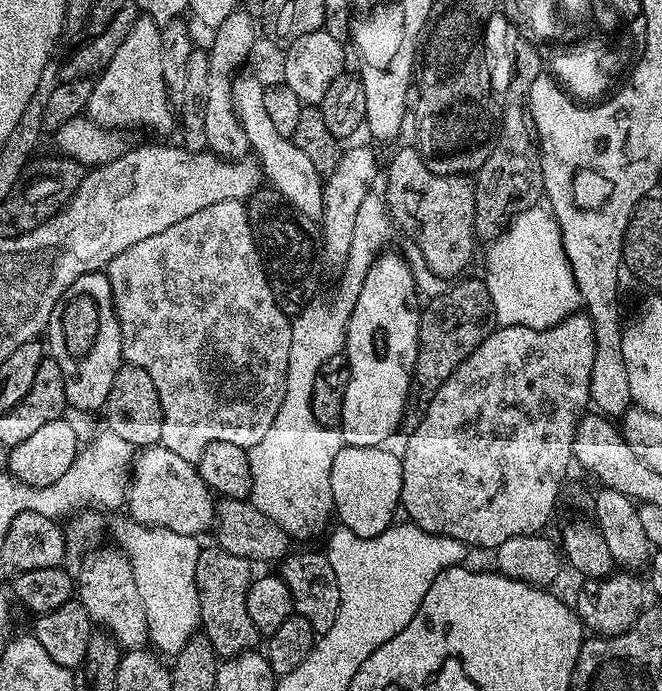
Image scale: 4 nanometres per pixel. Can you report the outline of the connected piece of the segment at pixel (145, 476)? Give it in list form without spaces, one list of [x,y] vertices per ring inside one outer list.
[[[163,446],[145,448],[135,457],[131,470],[131,480],[128,486],[126,503],[127,515],[138,524],[146,524],[149,528],[169,528],[174,534],[186,534],[199,537],[213,527],[216,518],[216,500],[211,488],[205,484],[200,473],[196,471],[193,461],[174,454],[174,450]]]

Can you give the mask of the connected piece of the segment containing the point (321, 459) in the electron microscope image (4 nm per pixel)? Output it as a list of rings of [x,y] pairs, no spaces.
[[[376,192],[369,193],[358,210],[358,216],[354,222],[354,233],[350,242],[350,252],[341,267],[342,274],[328,304],[313,302],[305,305],[299,315],[293,317],[289,361],[286,370],[286,386],[284,387],[283,400],[279,406],[278,415],[274,418],[269,432],[265,433],[262,441],[258,442],[248,451],[250,462],[252,490],[249,501],[260,510],[262,514],[278,522],[291,537],[310,536],[314,533],[321,534],[327,529],[326,522],[331,521],[335,508],[330,487],[330,467],[334,464],[334,457],[338,450],[344,447],[343,436],[337,427],[324,425],[314,418],[312,408],[312,396],[314,378],[318,370],[327,359],[339,355],[347,345],[347,331],[350,314],[353,312],[354,303],[357,302],[358,292],[370,266],[376,257],[383,251],[390,230],[391,219],[384,209],[383,197]]]

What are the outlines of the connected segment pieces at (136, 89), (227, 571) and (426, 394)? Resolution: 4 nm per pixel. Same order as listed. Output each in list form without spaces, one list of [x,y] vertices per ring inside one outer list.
[[[137,15],[130,34],[122,38],[122,46],[114,50],[114,58],[95,77],[86,109],[88,119],[103,128],[129,130],[135,124],[144,128],[168,128],[174,124],[174,114],[168,110],[170,93],[162,78],[161,25],[149,16]]]
[[[219,546],[201,547],[196,567],[200,628],[220,658],[235,658],[257,647],[256,627],[246,614],[246,594],[254,579],[253,565]]]
[[[470,277],[459,279],[458,284],[453,283],[440,295],[431,297],[421,309],[419,352],[412,371],[411,391],[414,394],[409,395],[404,407],[402,424],[405,429],[414,429],[418,422],[422,422],[438,386],[442,386],[442,382],[450,378],[458,365],[477,349],[490,330],[493,308],[489,290],[481,277]]]

